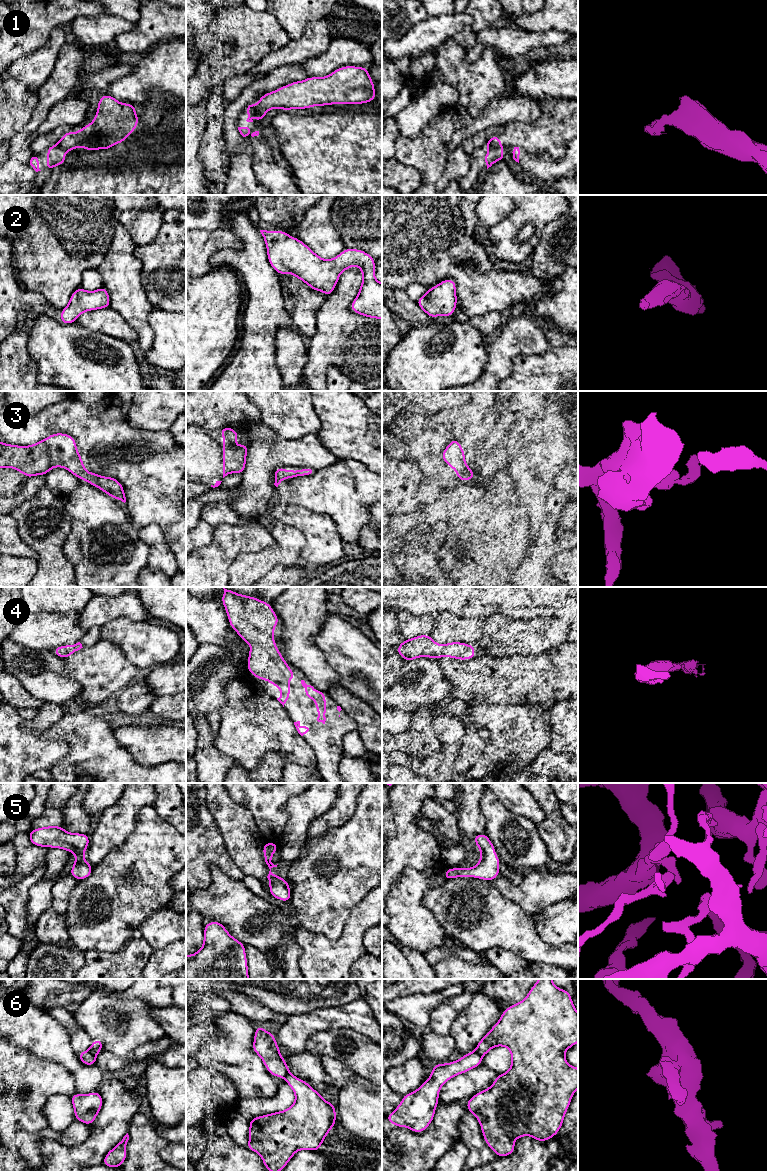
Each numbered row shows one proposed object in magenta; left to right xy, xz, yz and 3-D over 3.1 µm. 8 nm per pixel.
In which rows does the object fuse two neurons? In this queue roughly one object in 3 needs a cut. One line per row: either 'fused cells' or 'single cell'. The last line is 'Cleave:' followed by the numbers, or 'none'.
1: fused cells
2: single cell
3: single cell
4: single cell
5: single cell
6: fused cells
Cleave: 1, 6

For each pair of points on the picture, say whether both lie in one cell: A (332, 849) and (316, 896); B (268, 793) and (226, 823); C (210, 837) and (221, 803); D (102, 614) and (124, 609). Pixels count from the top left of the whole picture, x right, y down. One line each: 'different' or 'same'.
A: same
B: different
C: different
D: same

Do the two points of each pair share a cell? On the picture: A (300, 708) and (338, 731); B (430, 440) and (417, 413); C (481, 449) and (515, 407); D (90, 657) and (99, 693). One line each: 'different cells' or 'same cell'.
A: same cell
B: same cell
C: same cell
D: same cell

